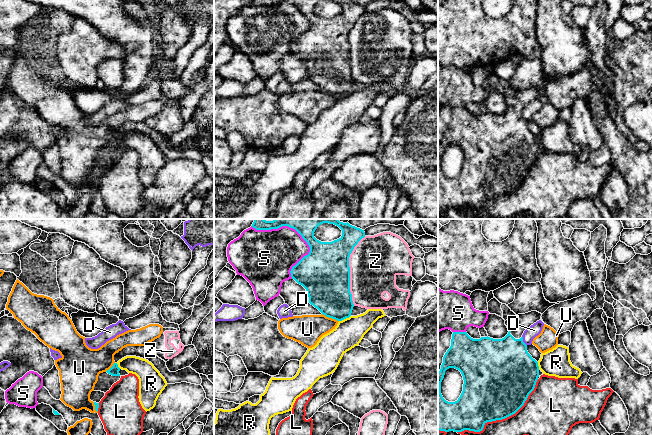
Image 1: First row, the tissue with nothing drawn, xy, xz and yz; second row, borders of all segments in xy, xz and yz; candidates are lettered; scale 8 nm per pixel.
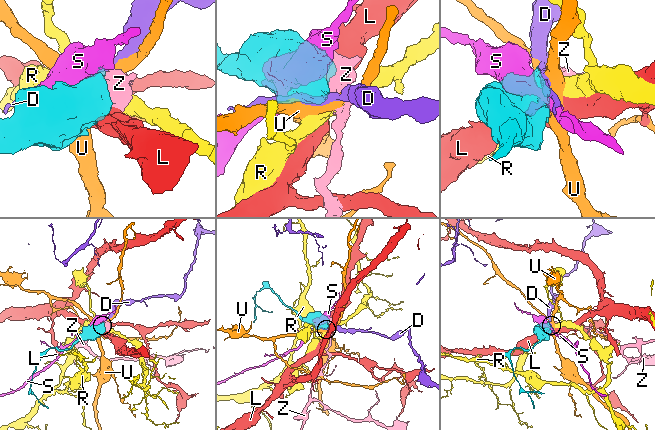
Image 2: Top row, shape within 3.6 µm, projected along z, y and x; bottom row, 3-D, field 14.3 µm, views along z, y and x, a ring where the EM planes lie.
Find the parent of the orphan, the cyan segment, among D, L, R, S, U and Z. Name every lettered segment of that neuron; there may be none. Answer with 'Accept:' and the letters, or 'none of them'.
Accept: none of them

